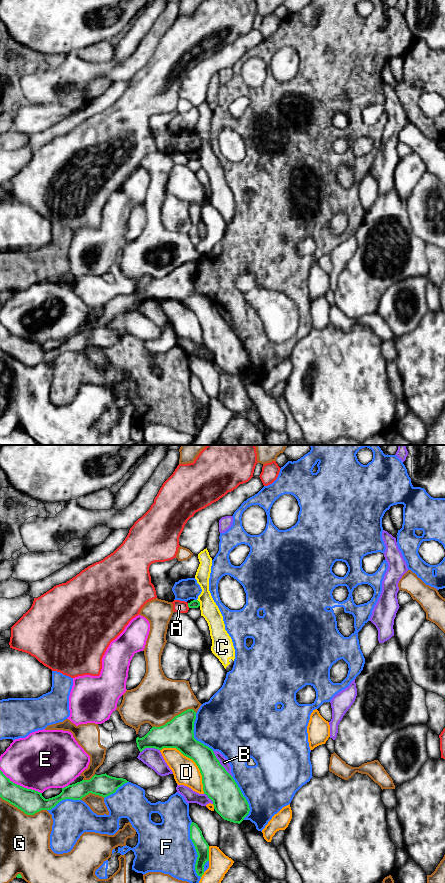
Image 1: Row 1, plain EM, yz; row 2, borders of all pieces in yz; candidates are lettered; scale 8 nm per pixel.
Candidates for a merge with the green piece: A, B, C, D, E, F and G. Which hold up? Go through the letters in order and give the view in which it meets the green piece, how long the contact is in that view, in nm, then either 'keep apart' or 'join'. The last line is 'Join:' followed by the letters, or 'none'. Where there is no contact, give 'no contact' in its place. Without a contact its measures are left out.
A: yz | 40 nm | keep apart
B: yz | 280 nm | keep apart
C: yz | 60 nm | keep apart
D: yz | 500 nm | keep apart
E: yz | 380 nm | keep apart
F: yz | 460 nm | keep apart
G: yz | 400 nm | keep apart
Join: none

